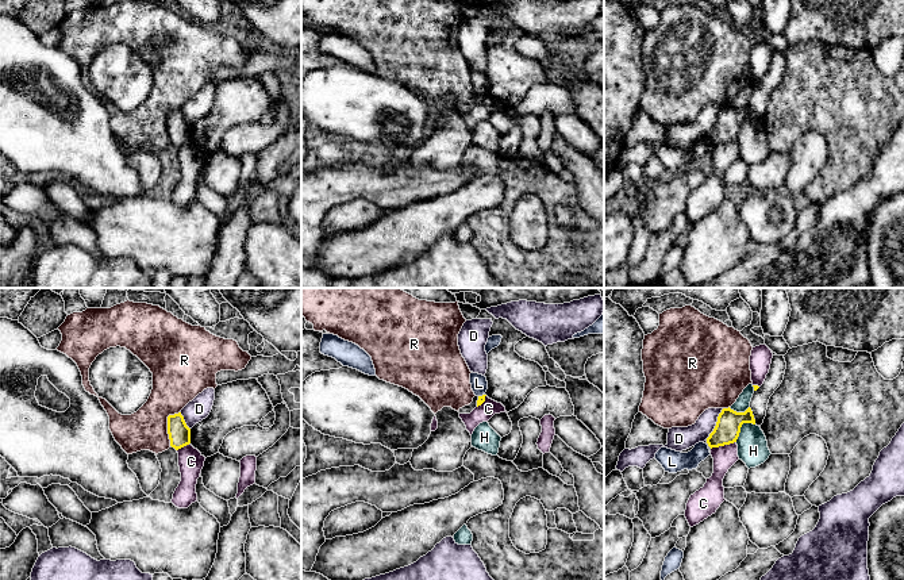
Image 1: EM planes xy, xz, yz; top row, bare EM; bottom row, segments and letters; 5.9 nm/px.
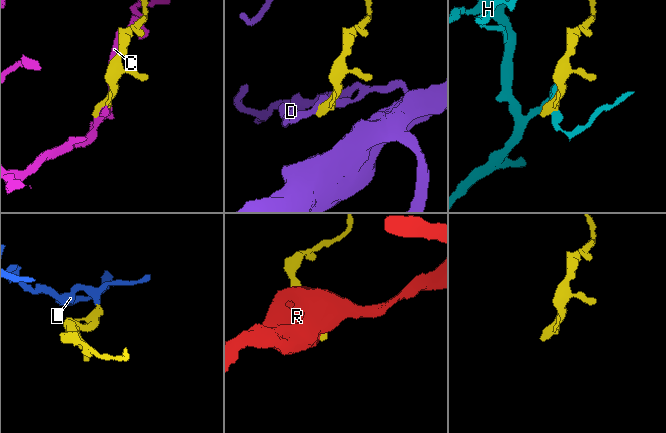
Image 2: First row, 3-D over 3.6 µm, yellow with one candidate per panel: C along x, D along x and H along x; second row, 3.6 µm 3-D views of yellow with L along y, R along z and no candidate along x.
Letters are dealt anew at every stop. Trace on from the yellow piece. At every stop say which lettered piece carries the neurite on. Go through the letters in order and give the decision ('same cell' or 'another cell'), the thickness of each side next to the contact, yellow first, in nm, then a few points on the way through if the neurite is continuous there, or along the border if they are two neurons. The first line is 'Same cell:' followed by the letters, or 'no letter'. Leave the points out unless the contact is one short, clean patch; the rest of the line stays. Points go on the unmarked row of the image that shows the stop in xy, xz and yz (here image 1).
Same cell: no letter
C: another cell; calibres 150 and 140 nm
D: another cell; calibres 150 and 140 nm; border yz (723, 106), (714, 127), (706, 137)
H: another cell; calibres 150 and 180 nm; border yz (754, 121), (743, 121), (735, 138)
L: another cell; calibres 50 and 100 nm; border xz (484, 91), (479, 93)
R: another cell; calibres 130 and 280 nm

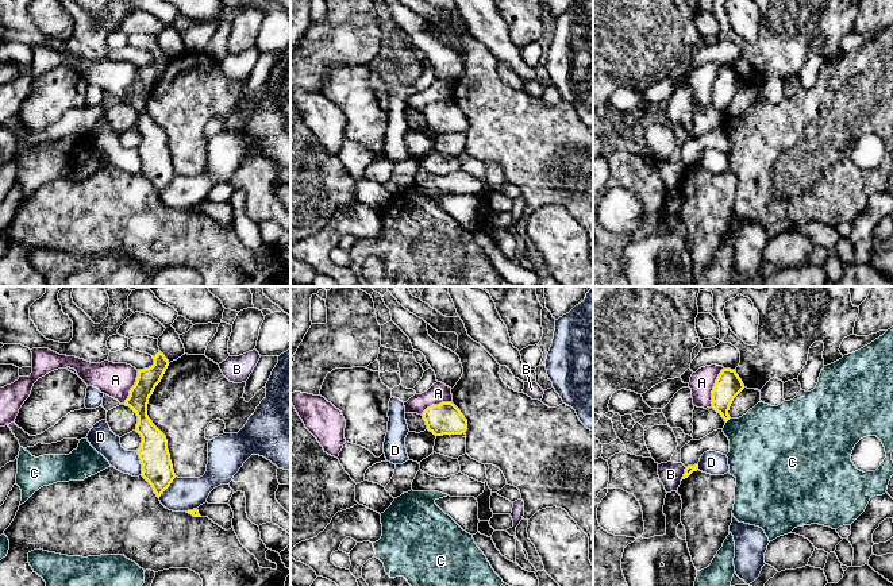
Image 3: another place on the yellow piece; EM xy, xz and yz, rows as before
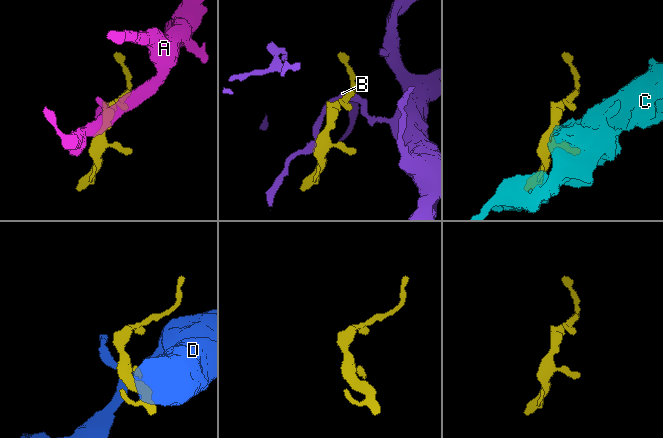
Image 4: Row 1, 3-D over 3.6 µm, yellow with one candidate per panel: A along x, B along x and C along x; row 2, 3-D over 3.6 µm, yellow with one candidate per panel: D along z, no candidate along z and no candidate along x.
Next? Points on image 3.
Same cell: no letter
A: another cell; calibres 160 and 140 nm; border yz (723, 65), (712, 88), (711, 103)
B: another cell; calibres 50 and 140 nm
C: another cell; calibres 160 and 400 nm
D: another cell; calibres 190 and 150 nm

